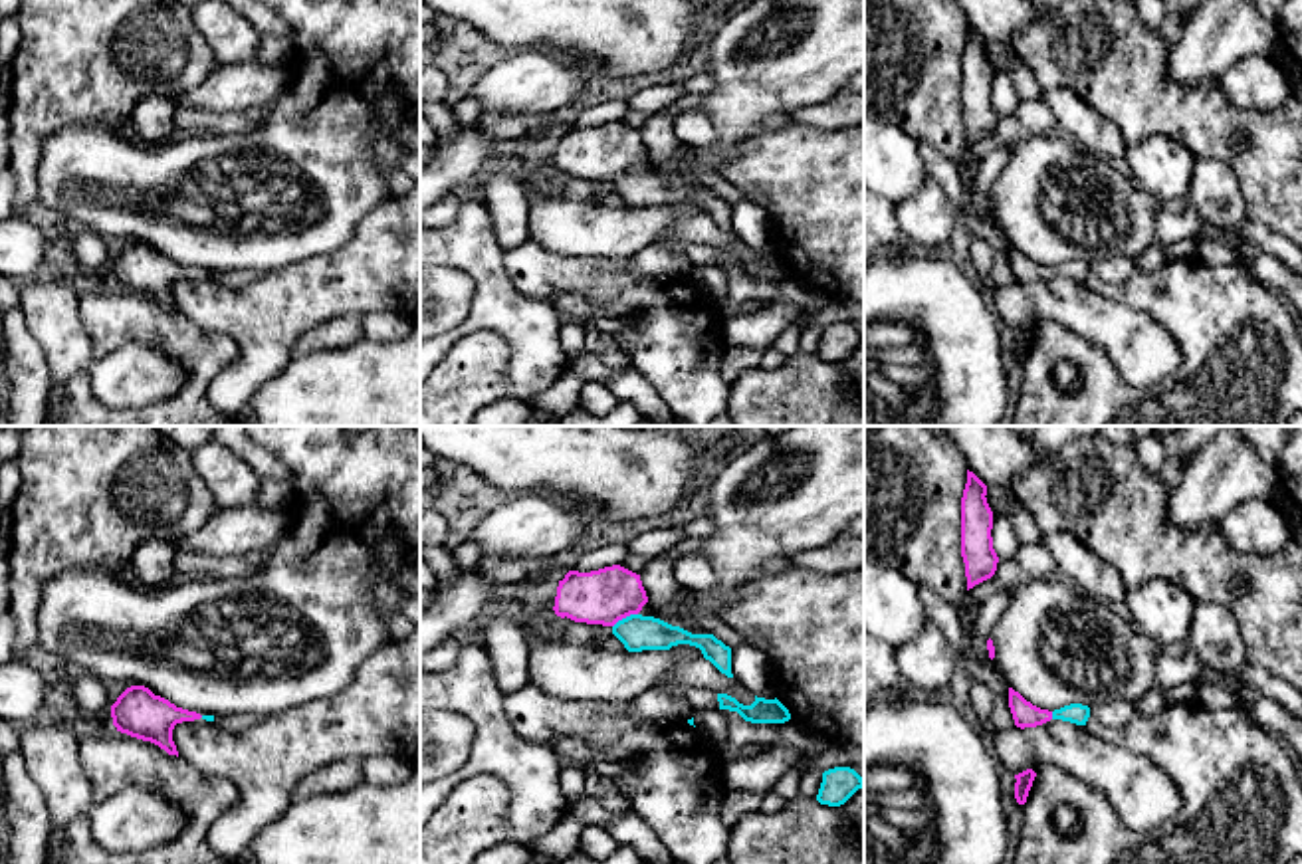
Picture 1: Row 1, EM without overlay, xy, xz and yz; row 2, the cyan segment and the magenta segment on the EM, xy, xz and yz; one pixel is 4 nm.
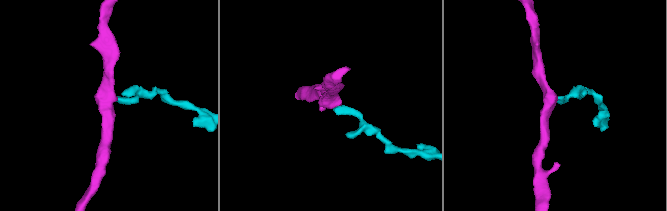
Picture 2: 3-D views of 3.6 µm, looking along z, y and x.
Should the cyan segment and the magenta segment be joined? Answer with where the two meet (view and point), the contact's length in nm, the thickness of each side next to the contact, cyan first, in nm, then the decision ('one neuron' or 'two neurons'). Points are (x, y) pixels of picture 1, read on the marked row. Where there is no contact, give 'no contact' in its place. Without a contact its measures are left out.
meets cyan in xz at (625, 619); contact 120 nm long; 150 nm thick on the cyan side, 220 nm on the other; one neuron

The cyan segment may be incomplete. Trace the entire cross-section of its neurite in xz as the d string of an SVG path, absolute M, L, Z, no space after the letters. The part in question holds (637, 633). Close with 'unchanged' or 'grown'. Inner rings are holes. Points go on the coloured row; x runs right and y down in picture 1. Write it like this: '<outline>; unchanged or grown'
M612 565L591 573L569 571L559 581L553 610L575 622L610 626L628 652L696 646L721 674L733 678L729 646L713 634L692 634L660 618L642 616L646 602L640 575Z; grown

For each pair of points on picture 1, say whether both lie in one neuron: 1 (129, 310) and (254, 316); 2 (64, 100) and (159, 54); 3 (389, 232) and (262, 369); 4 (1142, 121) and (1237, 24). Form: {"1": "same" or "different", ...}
{"1": "different", "2": "same", "3": "same", "4": "different"}

